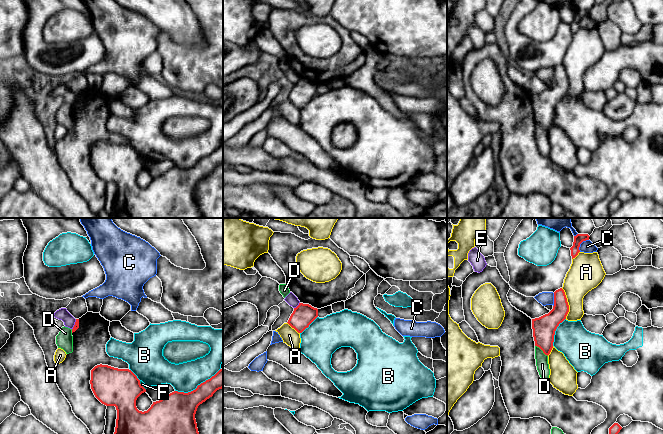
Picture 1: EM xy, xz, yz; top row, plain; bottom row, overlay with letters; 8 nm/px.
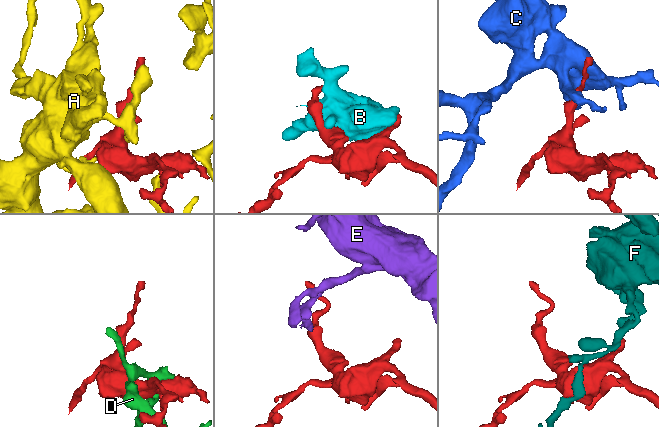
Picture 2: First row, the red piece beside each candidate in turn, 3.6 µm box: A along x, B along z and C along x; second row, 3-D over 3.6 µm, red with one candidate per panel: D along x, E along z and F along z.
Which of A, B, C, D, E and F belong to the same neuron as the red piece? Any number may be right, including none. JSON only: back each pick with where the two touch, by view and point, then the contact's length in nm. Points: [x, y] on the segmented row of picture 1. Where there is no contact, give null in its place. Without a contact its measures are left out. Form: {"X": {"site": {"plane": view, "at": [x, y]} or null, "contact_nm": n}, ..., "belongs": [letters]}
{"belongs": []}

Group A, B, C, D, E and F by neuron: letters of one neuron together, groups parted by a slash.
A / B / C / D / E / F

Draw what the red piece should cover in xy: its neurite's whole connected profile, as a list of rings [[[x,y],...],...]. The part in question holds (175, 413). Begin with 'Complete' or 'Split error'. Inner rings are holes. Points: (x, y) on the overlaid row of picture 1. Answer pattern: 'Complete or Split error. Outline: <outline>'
Complete. Outline: [[[97,365],[91,370],[91,389],[95,397],[106,406],[115,406],[117,410],[114,434],[199,434],[195,414],[200,404],[223,388],[223,369],[197,386],[191,392],[174,391],[159,401],[153,402],[147,411],[139,411],[137,398],[146,389],[129,369],[118,369],[108,365]]]

